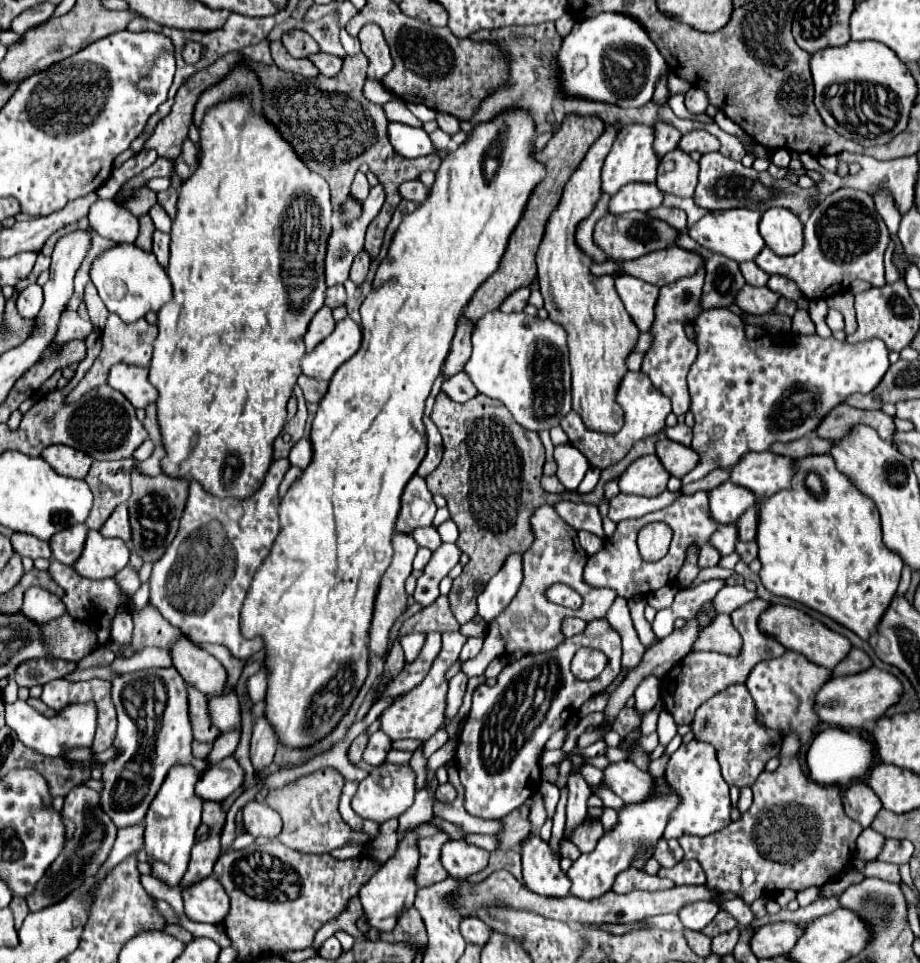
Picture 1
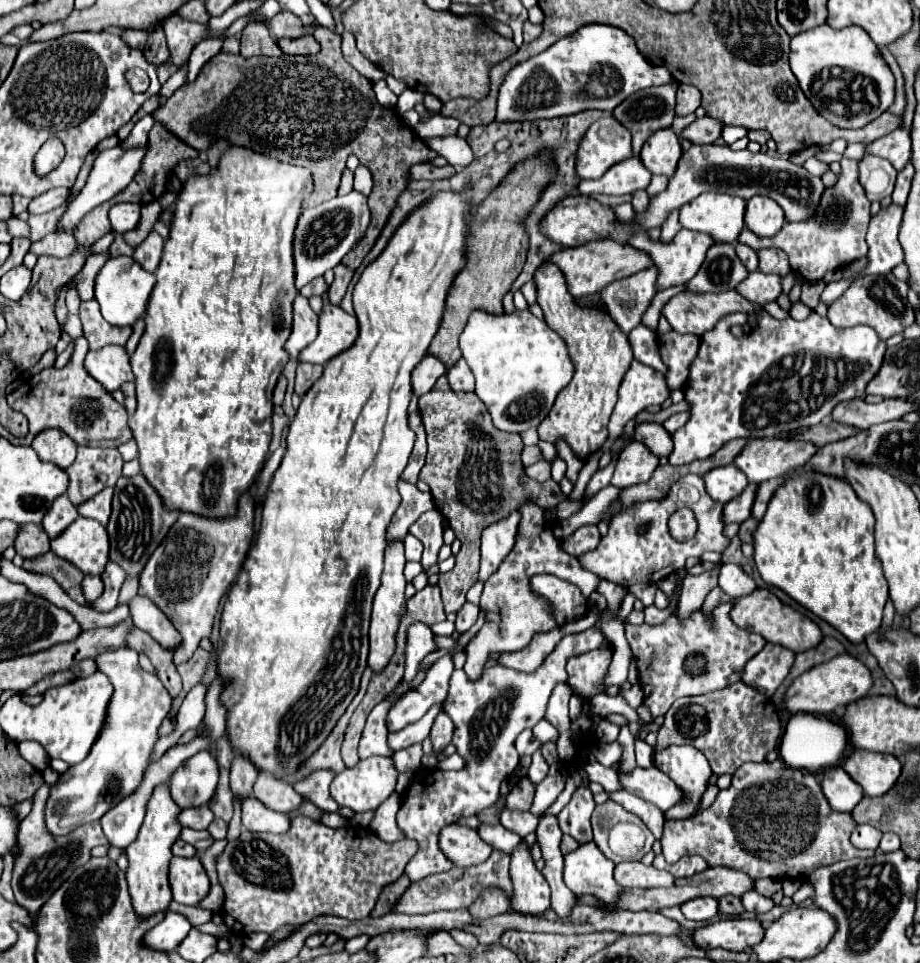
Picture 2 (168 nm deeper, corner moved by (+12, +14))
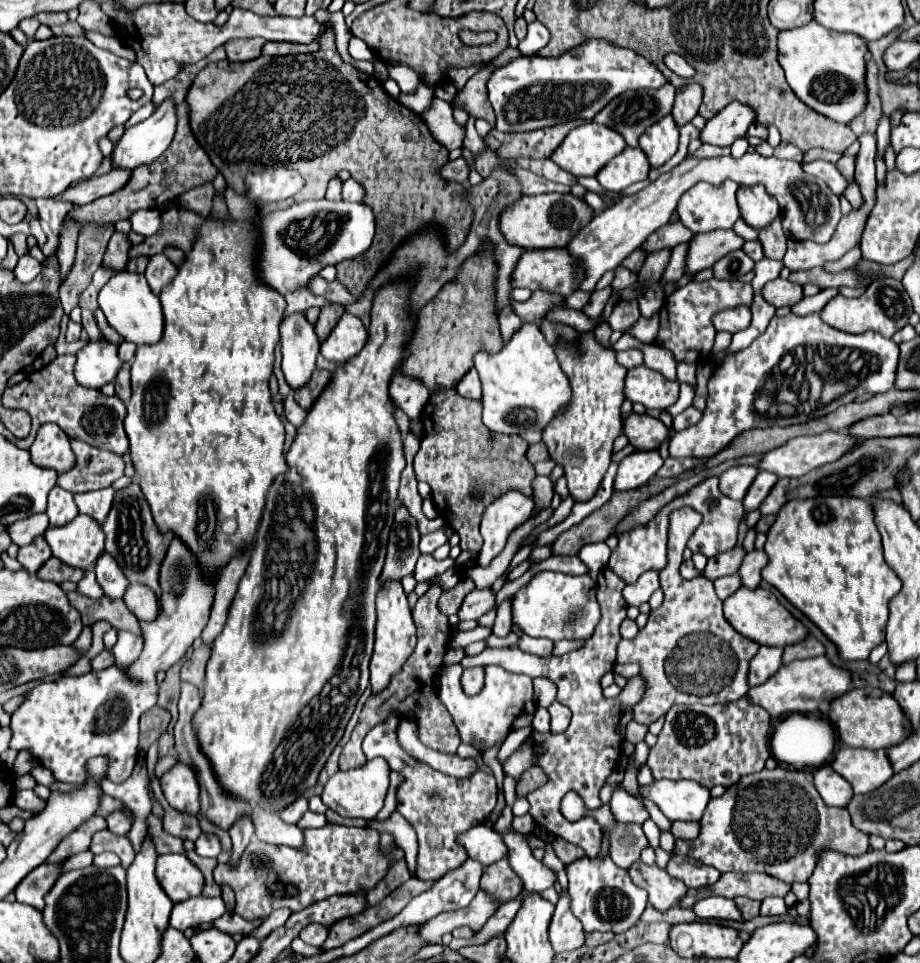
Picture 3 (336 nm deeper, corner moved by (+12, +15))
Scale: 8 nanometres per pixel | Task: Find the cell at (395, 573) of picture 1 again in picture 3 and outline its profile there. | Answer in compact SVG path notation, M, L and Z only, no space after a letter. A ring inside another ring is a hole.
M383 580L377 594L377 628L375 628L375 650L371 658L371 688L373 692L383 690L389 684L389 678L401 670L405 660L415 648L415 622L411 608L407 604L407 594L403 592L401 582Z

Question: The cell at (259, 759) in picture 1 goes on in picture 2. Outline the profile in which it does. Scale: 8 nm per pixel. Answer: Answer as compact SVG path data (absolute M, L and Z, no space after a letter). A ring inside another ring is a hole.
M235 757L231 763L231 791L243 803L253 795L253 783L257 779L257 769L245 757Z

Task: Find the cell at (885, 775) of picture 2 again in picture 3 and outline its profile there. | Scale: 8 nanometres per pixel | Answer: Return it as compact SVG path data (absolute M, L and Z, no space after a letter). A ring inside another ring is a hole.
M847 746L839 748L831 768L853 786L855 794L869 794L893 776L893 768L885 750L861 750Z

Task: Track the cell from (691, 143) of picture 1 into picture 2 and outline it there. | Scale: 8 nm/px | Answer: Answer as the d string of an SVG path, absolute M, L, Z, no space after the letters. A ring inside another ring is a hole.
M709 115L701 117L701 119L695 119L685 131L681 137L689 139L691 143L715 143L719 137L721 137L721 131L723 131L723 121L719 119L713 119Z

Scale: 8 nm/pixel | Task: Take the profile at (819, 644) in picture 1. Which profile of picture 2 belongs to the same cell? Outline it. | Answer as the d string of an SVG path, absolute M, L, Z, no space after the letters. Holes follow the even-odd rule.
M755 589L751 595L735 599L733 601L733 609L731 609L731 621L741 629L759 633L767 643L783 645L783 647L787 647L787 649L791 649L795 653L815 647L823 637L821 629L809 617L801 617L799 611L795 611L793 607L781 603L767 589Z

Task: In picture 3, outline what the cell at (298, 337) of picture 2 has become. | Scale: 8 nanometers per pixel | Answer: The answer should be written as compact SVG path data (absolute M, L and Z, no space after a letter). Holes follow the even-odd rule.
M303 312L289 314L281 324L281 352L283 352L283 374L289 386L295 390L311 378L315 370L315 360L319 354L319 338L315 336L315 326L305 318Z

